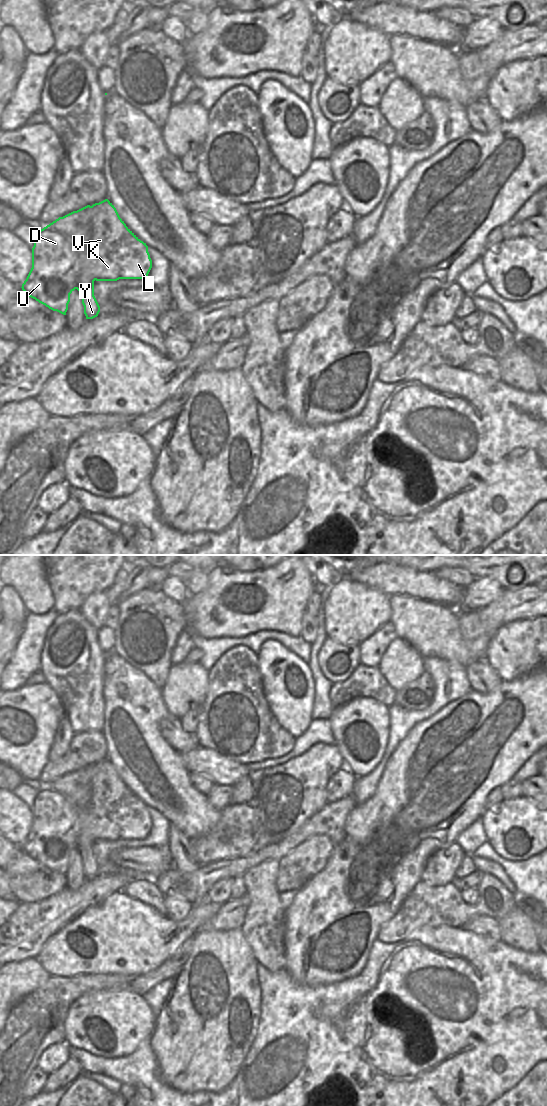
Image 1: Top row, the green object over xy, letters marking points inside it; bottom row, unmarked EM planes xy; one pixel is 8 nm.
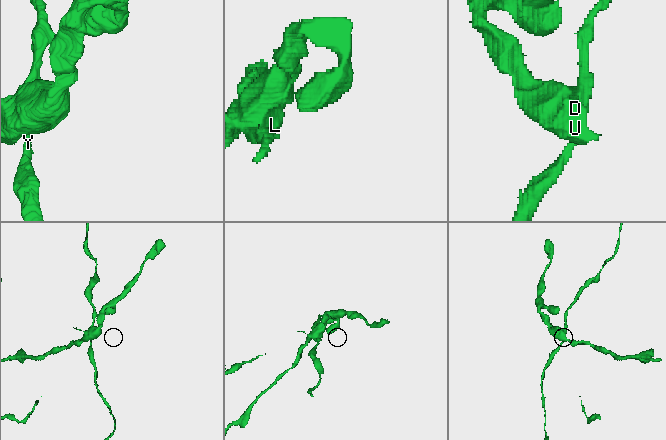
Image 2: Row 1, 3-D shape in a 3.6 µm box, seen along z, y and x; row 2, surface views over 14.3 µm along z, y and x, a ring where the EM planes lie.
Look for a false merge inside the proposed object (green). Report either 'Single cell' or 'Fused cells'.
Fused cells

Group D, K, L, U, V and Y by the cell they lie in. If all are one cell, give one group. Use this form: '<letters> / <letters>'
D K L U V / Y

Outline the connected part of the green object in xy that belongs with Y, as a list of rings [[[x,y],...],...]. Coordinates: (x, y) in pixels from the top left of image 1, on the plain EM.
[[[80,832],[76,844],[76,849],[82,856],[86,879],[93,879],[100,872],[100,866],[94,856],[94,841],[95,839],[91,835],[85,835],[83,832]]]

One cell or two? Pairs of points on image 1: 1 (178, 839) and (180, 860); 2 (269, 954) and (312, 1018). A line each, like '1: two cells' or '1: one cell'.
1: one cell
2: two cells

